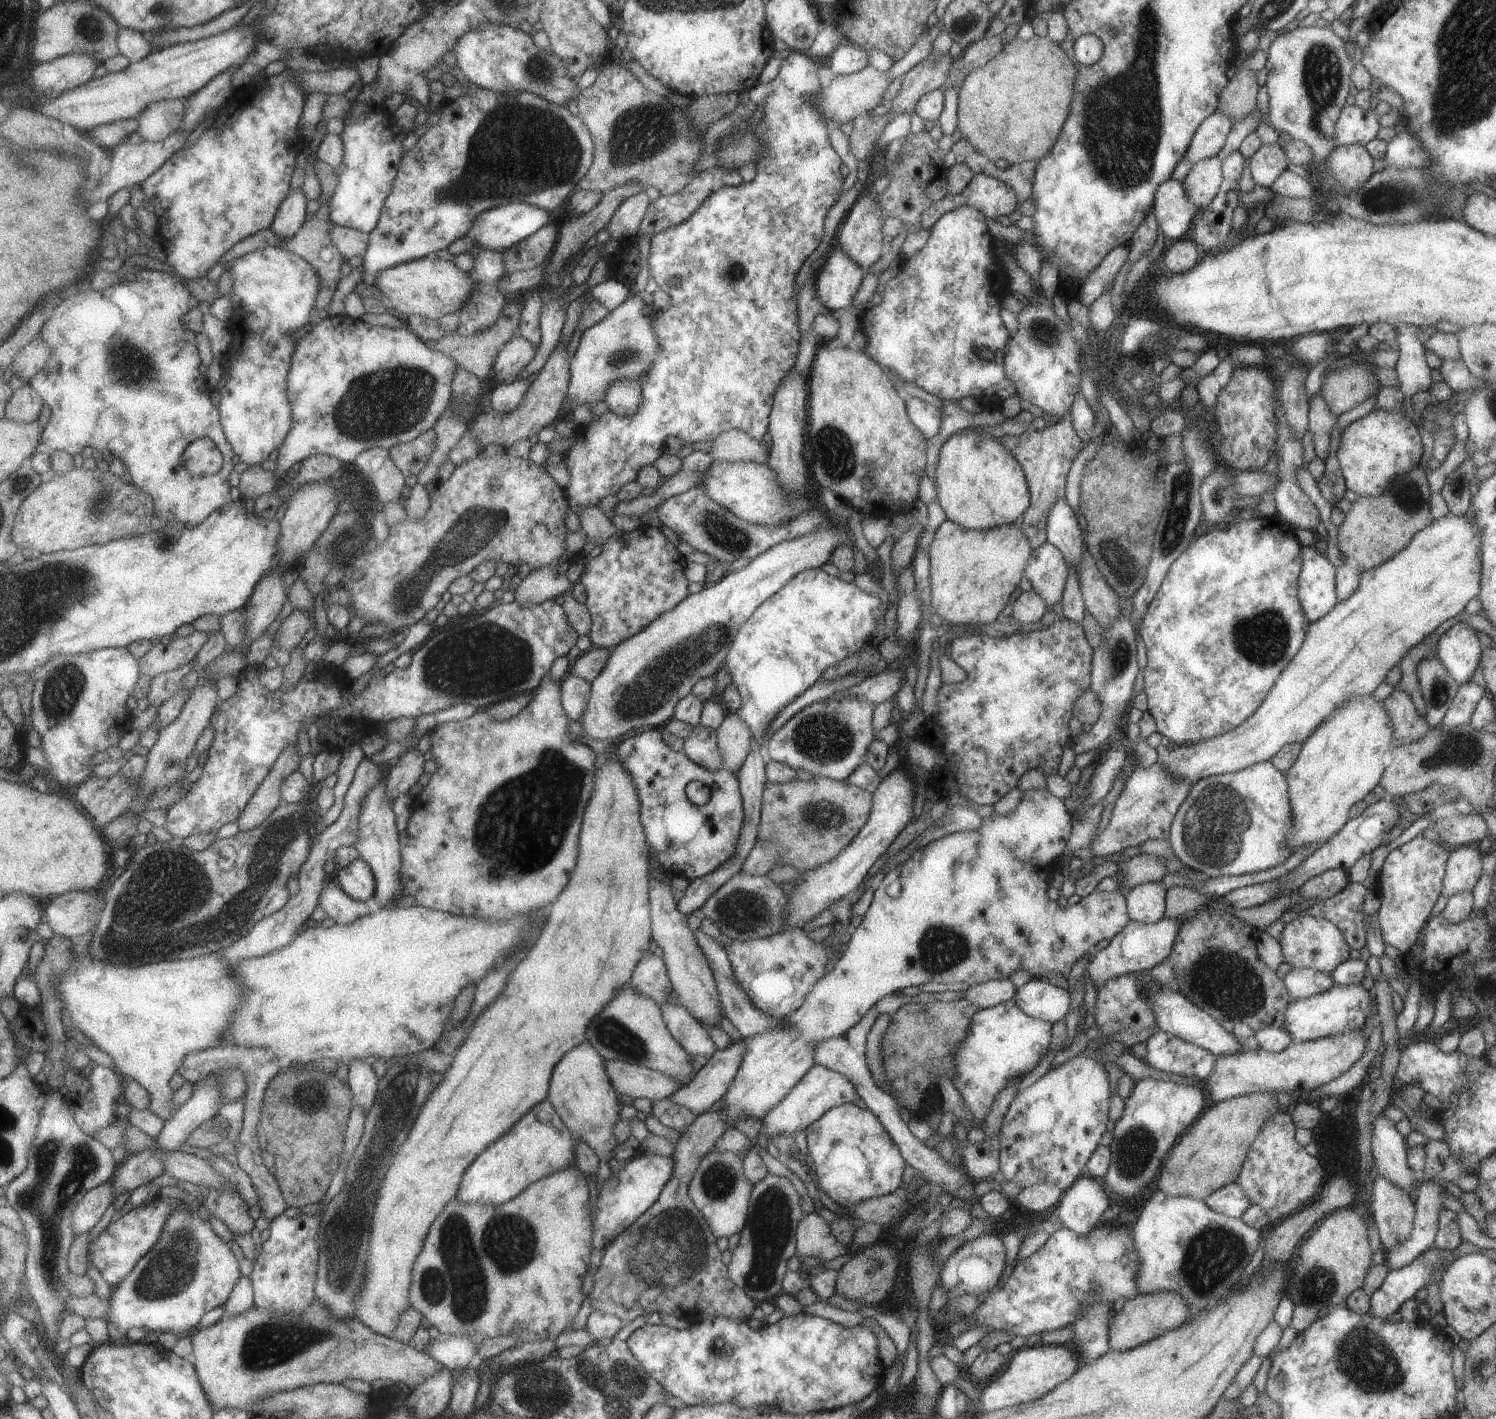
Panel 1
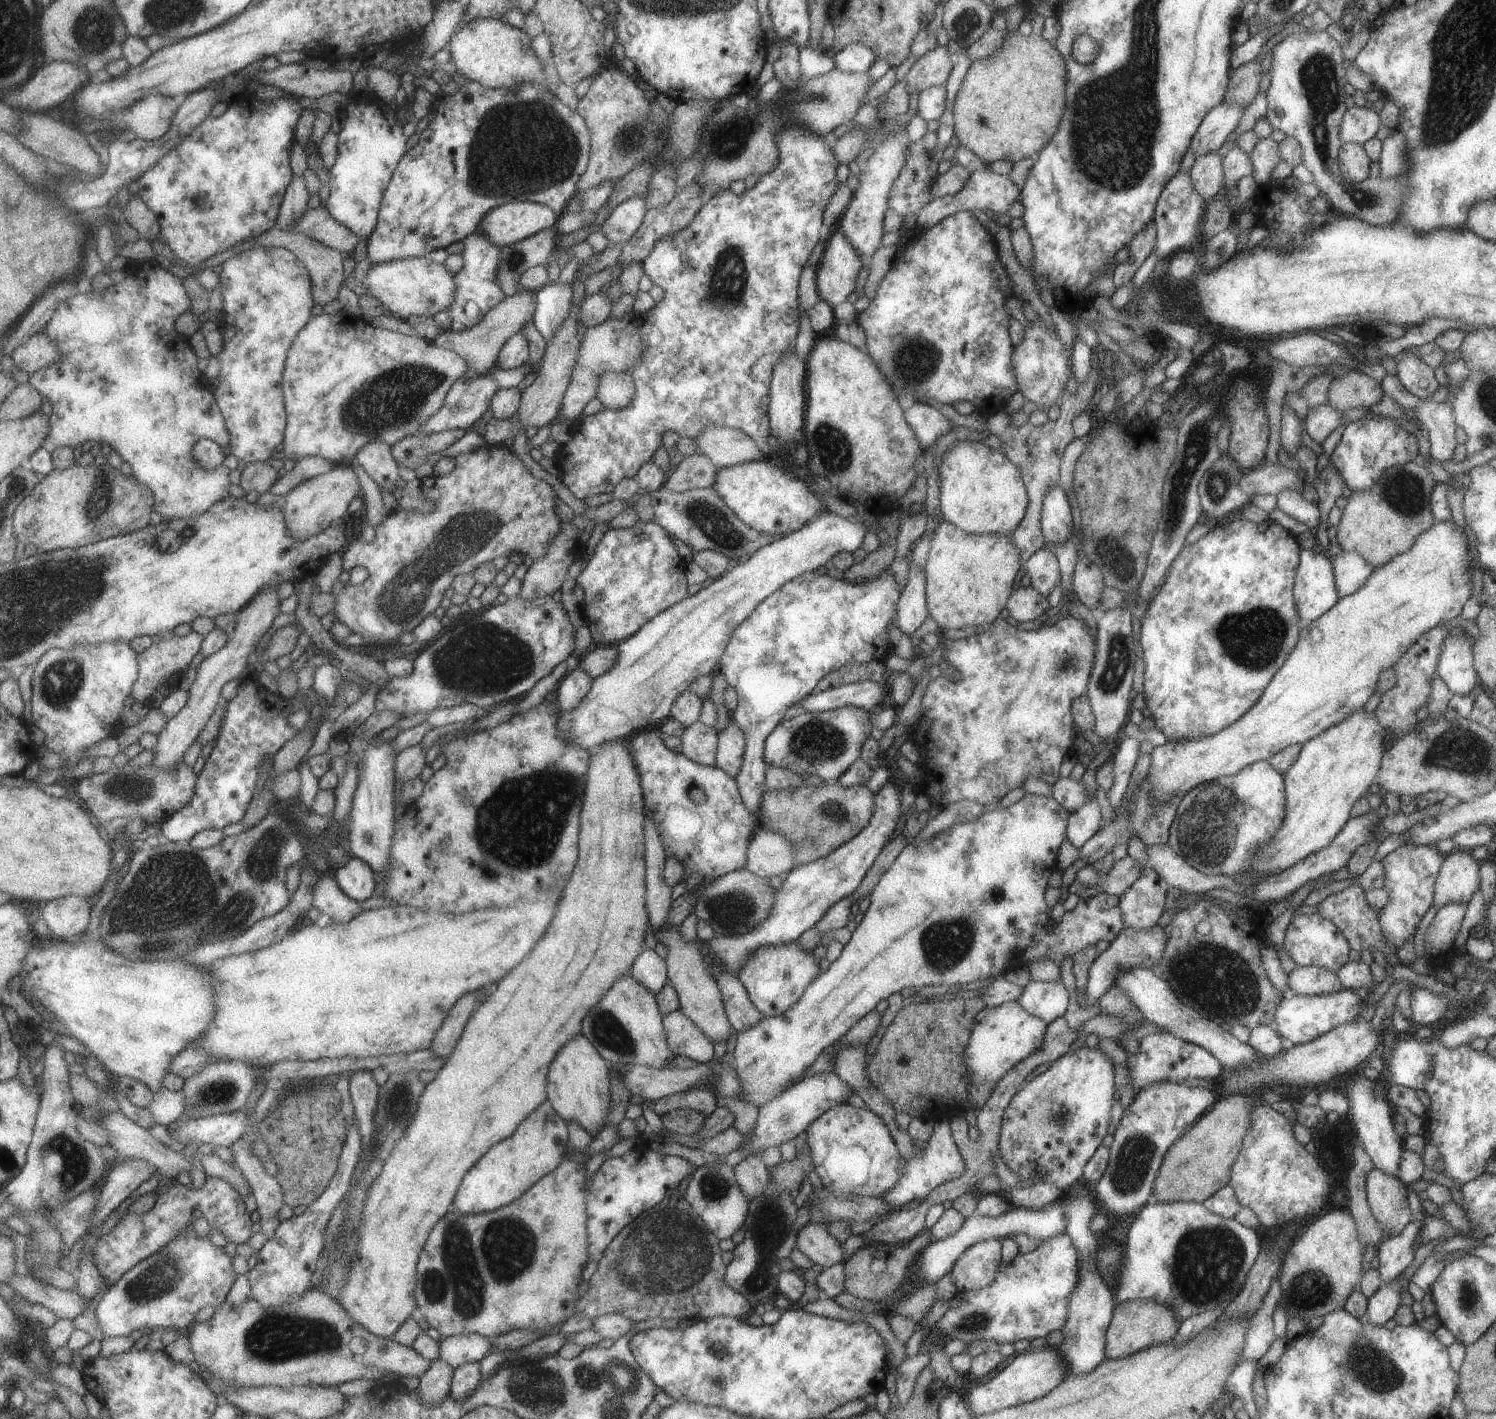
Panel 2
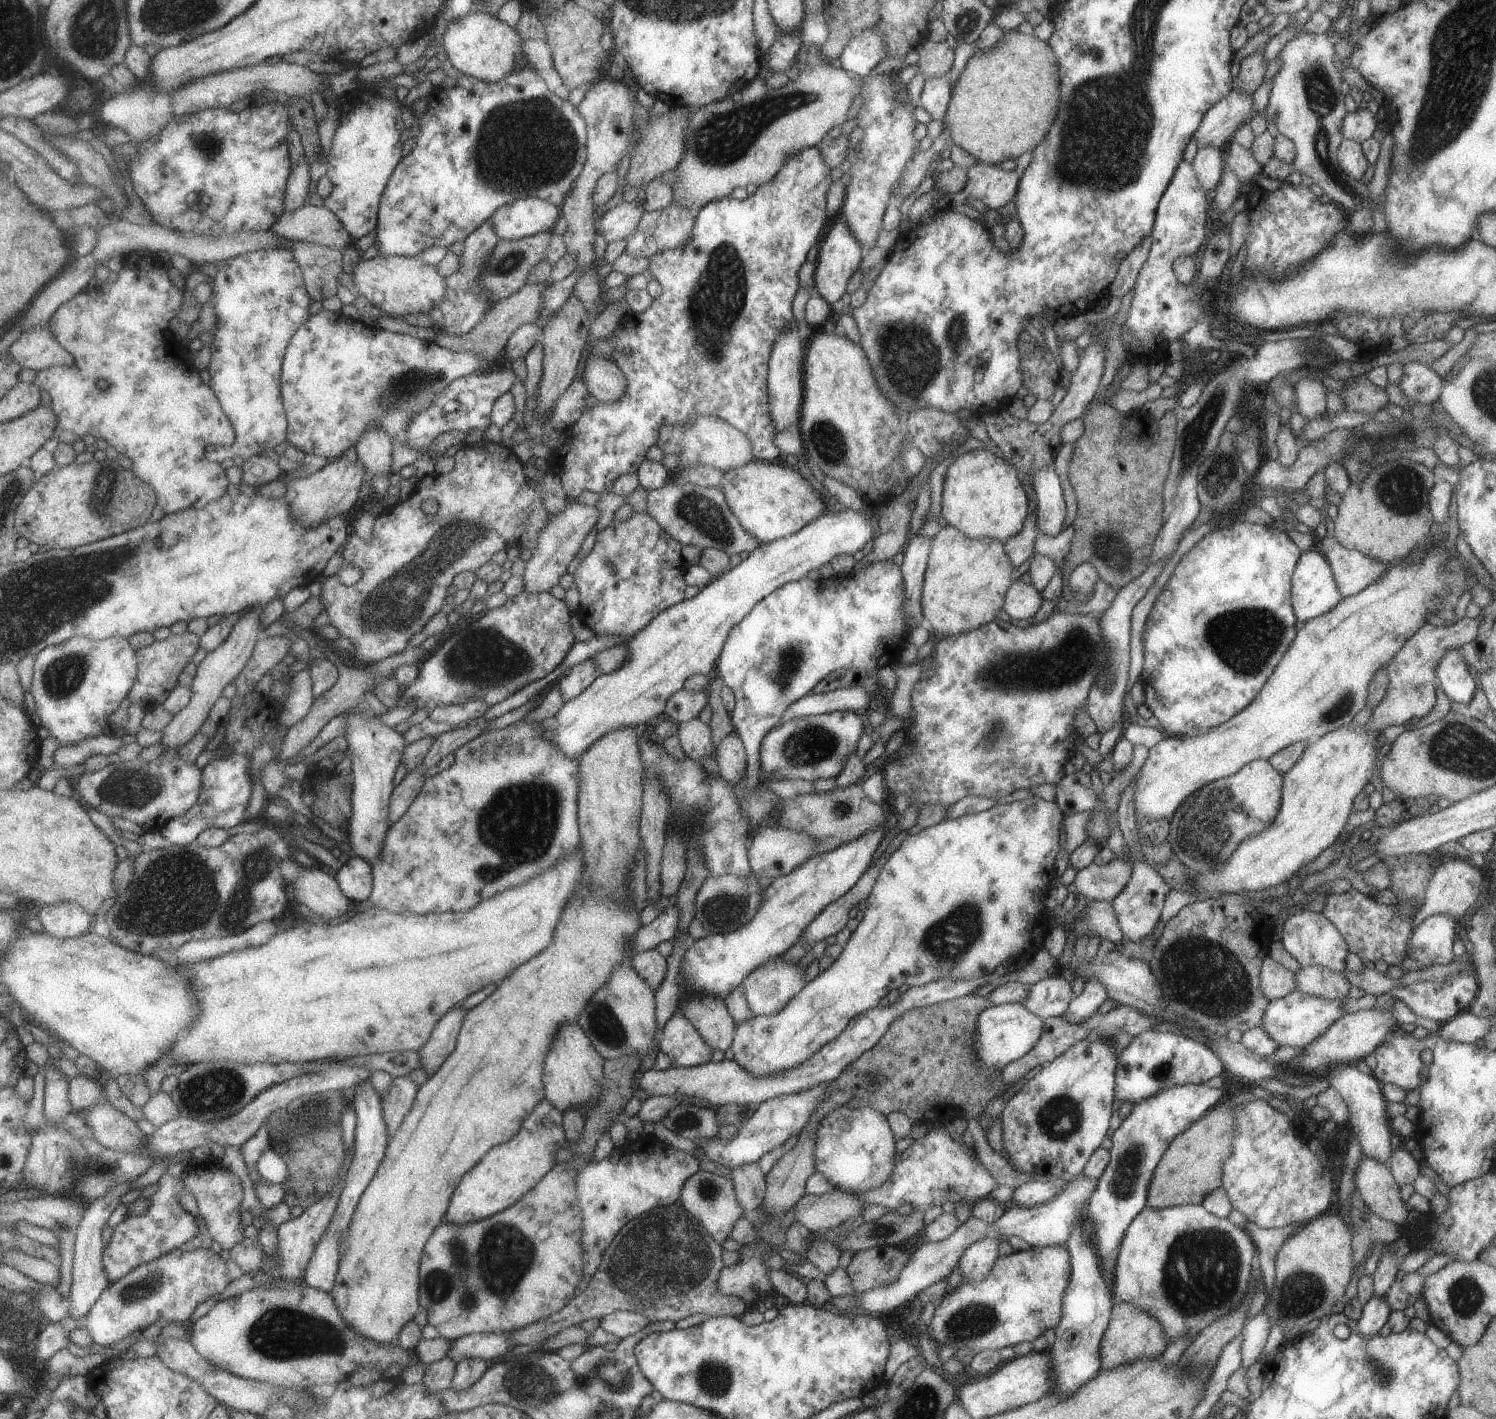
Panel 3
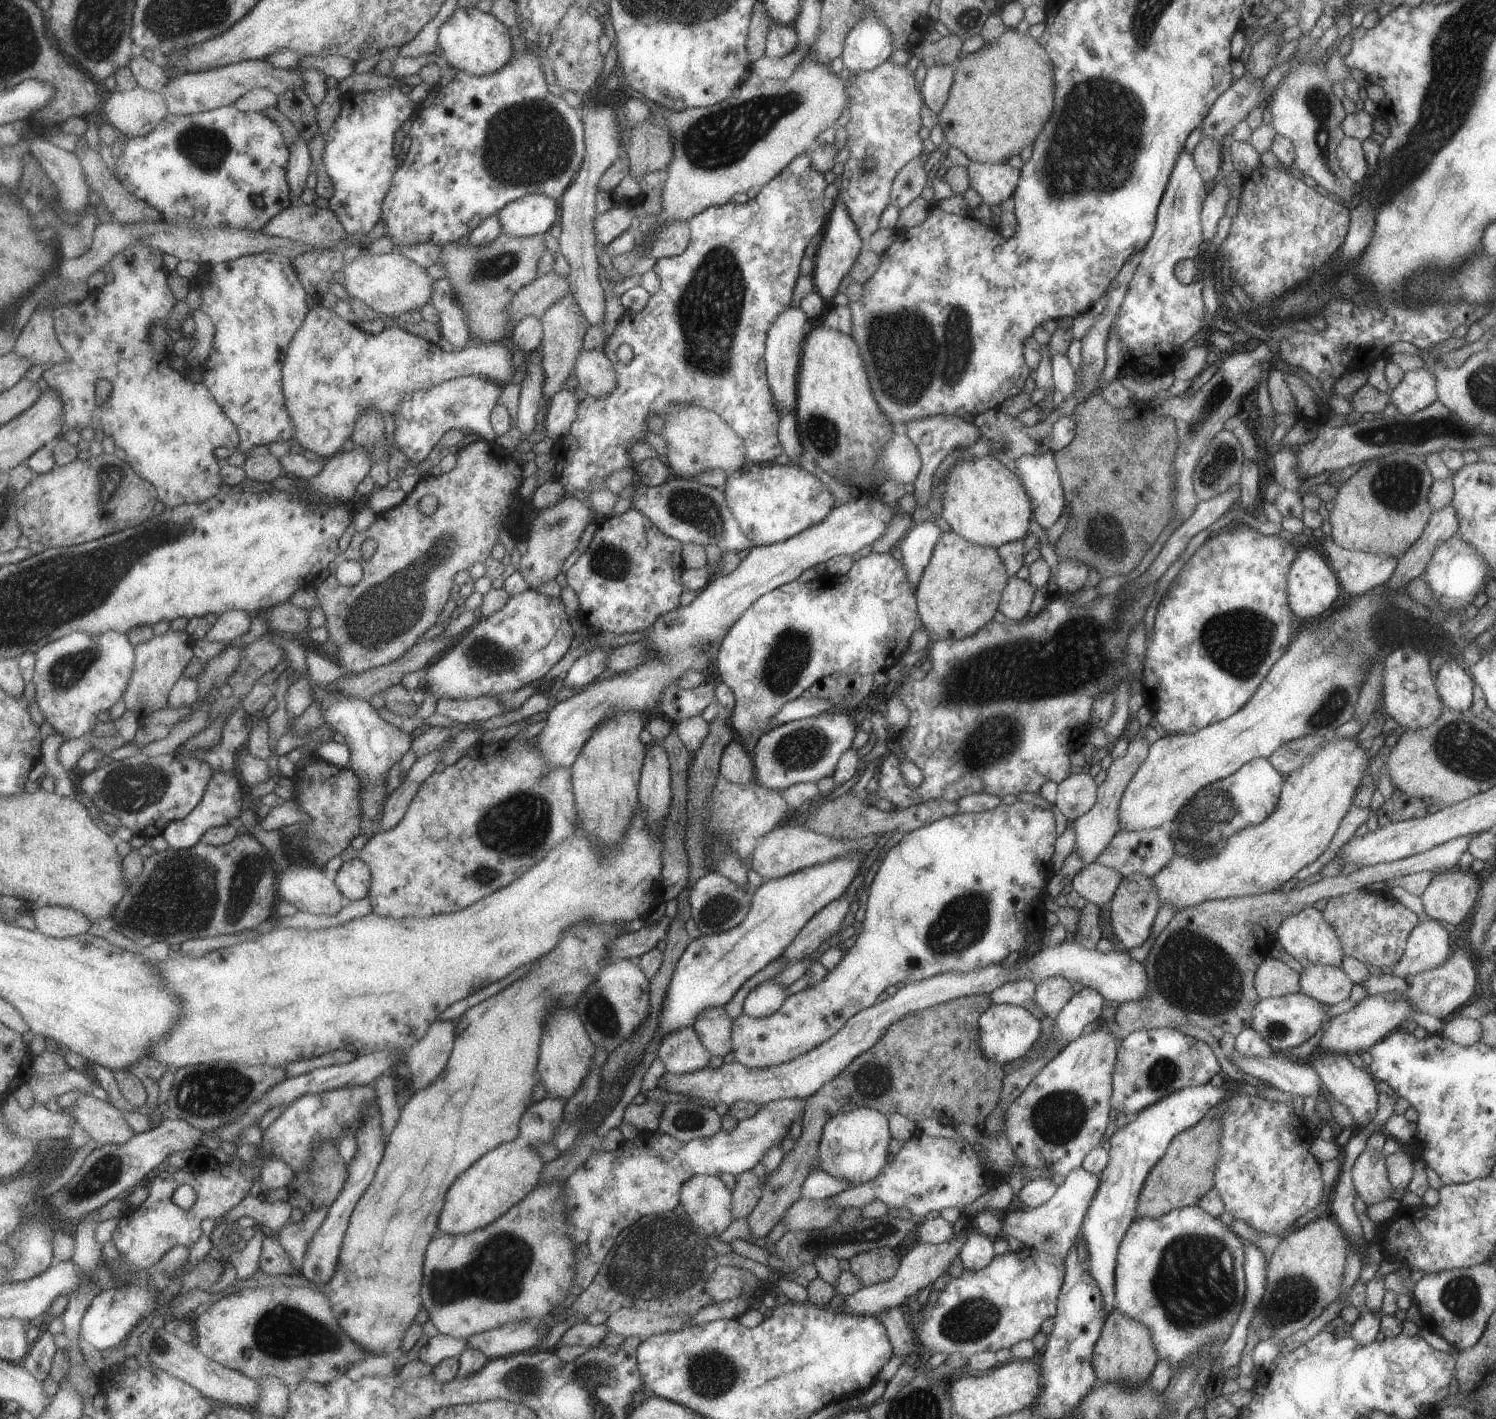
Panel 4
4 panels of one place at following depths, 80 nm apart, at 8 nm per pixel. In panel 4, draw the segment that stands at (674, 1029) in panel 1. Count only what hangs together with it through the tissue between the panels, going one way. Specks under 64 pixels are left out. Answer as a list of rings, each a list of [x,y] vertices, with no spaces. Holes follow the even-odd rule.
[[[692,1026],[669,1032],[657,1046],[655,1056],[671,1076],[699,1072],[709,1064],[711,1058]]]

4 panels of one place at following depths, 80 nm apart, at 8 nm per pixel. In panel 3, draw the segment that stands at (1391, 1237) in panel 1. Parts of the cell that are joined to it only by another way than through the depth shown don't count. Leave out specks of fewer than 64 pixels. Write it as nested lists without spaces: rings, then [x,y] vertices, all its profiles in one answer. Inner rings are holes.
[[[1363,1156],[1354,1169],[1354,1184],[1361,1200],[1375,1216],[1399,1228],[1406,1224],[1409,1211],[1399,1196],[1400,1187],[1383,1162]]]

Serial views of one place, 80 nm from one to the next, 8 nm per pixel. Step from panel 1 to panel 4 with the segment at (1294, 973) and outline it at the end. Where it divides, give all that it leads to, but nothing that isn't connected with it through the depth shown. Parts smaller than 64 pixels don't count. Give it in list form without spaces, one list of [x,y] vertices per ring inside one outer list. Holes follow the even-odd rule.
[[[1308,965],[1299,974],[1301,994],[1319,1004],[1334,1006],[1347,1000],[1352,986],[1347,974],[1335,966]]]

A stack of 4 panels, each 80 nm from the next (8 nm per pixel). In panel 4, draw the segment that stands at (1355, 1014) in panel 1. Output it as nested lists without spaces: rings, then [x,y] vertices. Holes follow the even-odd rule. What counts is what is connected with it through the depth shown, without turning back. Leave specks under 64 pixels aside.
[[[1301,992],[1274,998],[1259,998],[1251,1008],[1251,1024],[1249,1027],[1257,1032],[1257,1036],[1261,1040],[1267,1042],[1272,1053],[1284,1054],[1303,1044],[1315,1032],[1319,1032],[1325,1024],[1329,1023],[1327,1008],[1329,1005],[1319,1004]]]

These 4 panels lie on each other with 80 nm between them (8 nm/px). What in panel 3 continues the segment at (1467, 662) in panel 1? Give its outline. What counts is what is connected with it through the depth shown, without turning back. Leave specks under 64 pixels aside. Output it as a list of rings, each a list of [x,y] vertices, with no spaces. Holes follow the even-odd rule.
[[[1459,647],[1447,649],[1436,666],[1437,689],[1450,703],[1467,705],[1478,688],[1475,674],[1468,669]]]

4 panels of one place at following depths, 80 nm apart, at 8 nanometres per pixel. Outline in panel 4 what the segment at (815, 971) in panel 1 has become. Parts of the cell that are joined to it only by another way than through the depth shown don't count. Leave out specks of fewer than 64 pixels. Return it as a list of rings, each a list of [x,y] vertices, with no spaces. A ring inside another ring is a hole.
[[[769,978],[755,986],[743,1000],[742,1013],[753,1018],[765,1018],[770,1016],[783,1004],[787,998],[786,987],[777,982],[775,978]]]

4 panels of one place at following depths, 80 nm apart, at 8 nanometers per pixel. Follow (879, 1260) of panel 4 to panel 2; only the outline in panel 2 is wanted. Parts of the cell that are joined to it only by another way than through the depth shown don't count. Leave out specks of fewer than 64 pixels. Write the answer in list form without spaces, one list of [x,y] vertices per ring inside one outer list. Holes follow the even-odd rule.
[[[924,1229],[920,1235],[917,1235],[909,1242],[902,1245],[889,1244],[868,1244],[858,1248],[851,1257],[844,1262],[845,1291],[858,1299],[868,1301],[881,1301],[894,1294],[900,1284],[904,1282],[907,1270],[911,1268],[917,1254],[932,1242],[931,1234],[928,1229]],[[881,1258],[885,1260],[885,1270],[875,1274],[869,1270],[869,1265],[873,1259]]]

